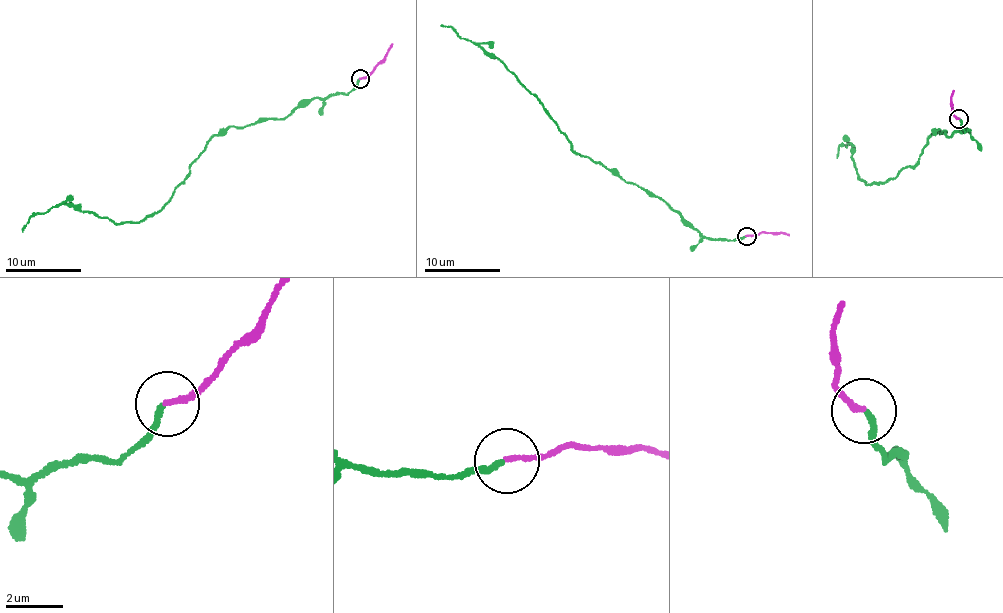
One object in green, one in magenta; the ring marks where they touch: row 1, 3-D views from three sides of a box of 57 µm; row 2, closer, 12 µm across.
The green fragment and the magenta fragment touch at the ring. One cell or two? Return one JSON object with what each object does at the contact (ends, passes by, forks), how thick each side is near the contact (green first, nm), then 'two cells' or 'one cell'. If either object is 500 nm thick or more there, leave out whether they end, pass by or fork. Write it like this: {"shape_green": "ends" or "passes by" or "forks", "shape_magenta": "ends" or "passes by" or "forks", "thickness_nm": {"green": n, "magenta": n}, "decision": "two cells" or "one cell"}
{"shape_green": "ends", "shape_magenta": "ends", "thickness_nm": {"green": 190, "magenta": 170}, "decision": "two cells"}

